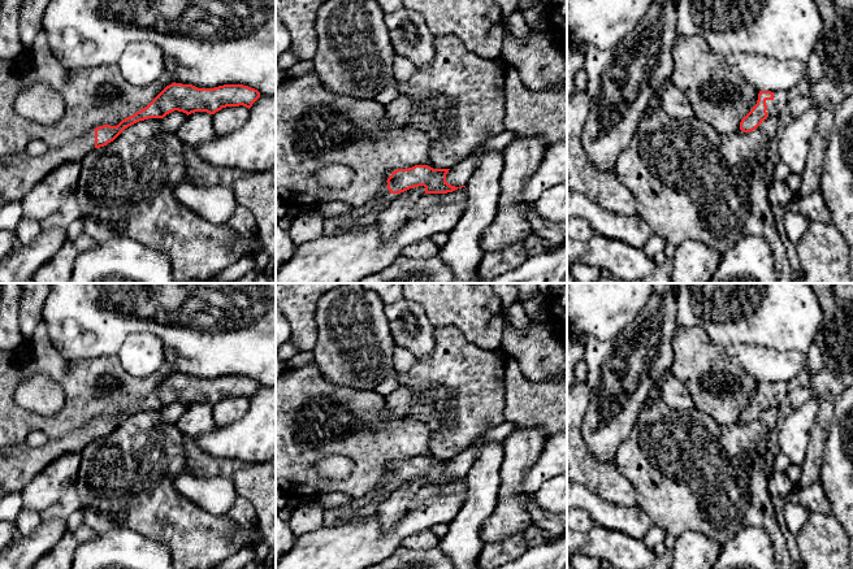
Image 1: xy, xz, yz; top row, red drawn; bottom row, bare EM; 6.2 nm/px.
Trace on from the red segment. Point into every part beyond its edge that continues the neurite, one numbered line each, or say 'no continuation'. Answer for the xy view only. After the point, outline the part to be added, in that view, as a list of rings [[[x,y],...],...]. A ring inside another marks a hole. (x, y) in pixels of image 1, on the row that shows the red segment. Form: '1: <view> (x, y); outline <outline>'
1: xy (18, 173); outline [[[94,130],[64,147],[48,148],[48,151],[40,156],[30,156],[27,152],[23,152],[0,157],[0,209],[12,201],[22,200],[39,181],[62,164],[73,161],[81,162],[83,156],[92,149],[95,149]]]

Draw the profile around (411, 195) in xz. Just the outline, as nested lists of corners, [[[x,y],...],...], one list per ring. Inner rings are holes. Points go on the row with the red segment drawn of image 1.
[[[419,186],[400,194],[391,194],[385,212],[378,216],[378,227],[382,239],[391,239],[399,227],[412,216],[413,204],[425,194]]]

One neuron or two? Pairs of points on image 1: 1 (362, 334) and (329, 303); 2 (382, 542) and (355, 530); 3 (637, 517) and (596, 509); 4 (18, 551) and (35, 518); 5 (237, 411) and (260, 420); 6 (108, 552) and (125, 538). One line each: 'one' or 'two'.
1: one
2: one
3: one
4: two
5: two
6: one

